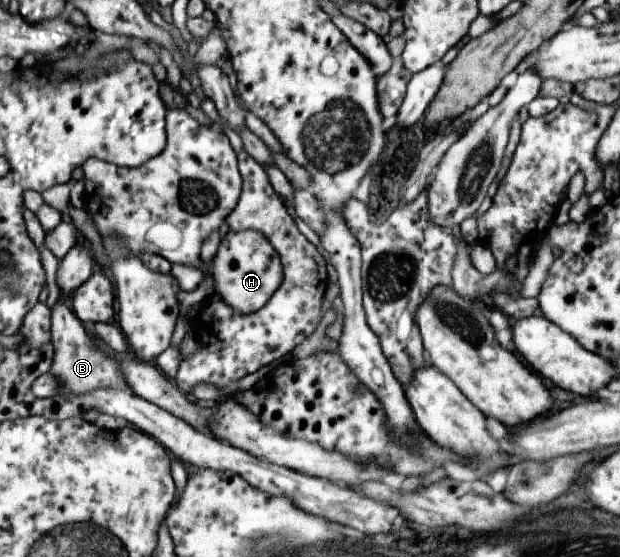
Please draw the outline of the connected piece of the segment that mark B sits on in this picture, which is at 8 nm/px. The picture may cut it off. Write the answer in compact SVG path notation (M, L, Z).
M58 296L56 303L50 308L50 343L53 347L53 356L47 373L60 381L58 393L85 394L100 388L127 390L128 386L116 364L102 357L98 347L92 343L90 334L84 330L83 324L77 320L72 309L62 303L62 299Z

